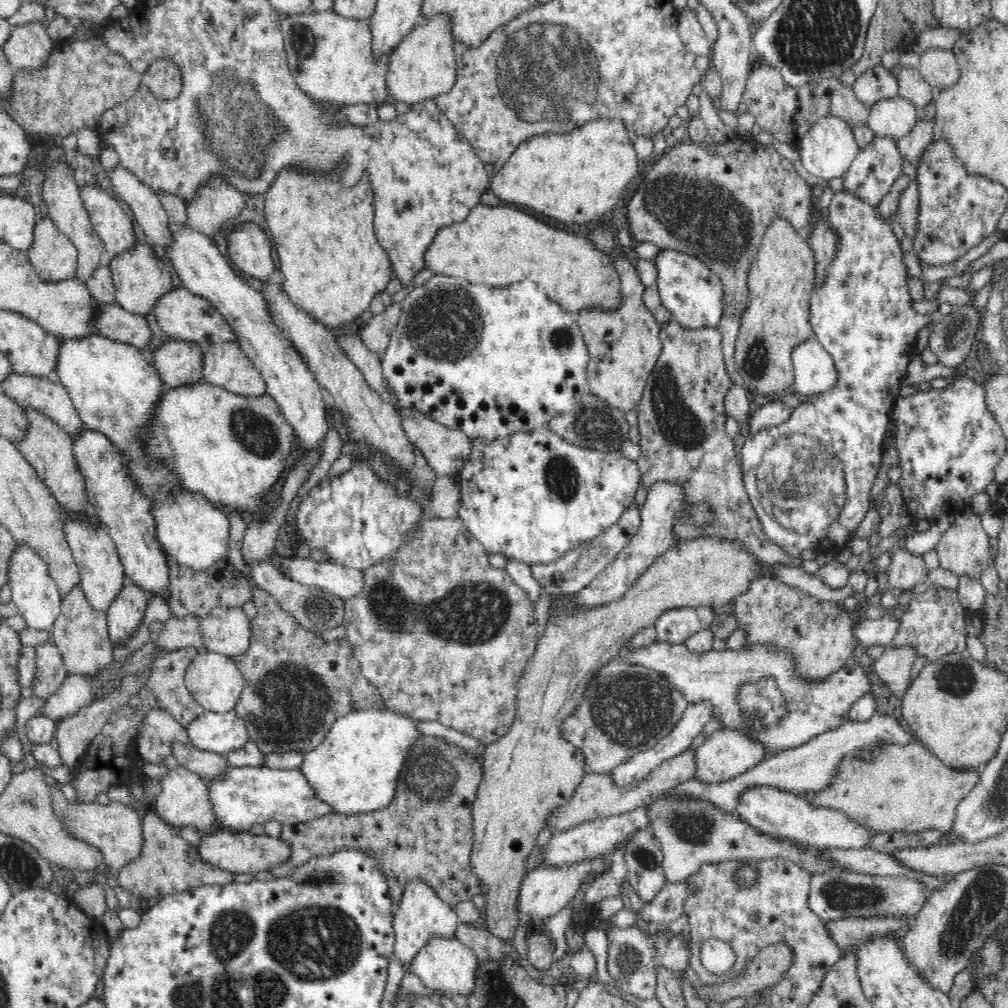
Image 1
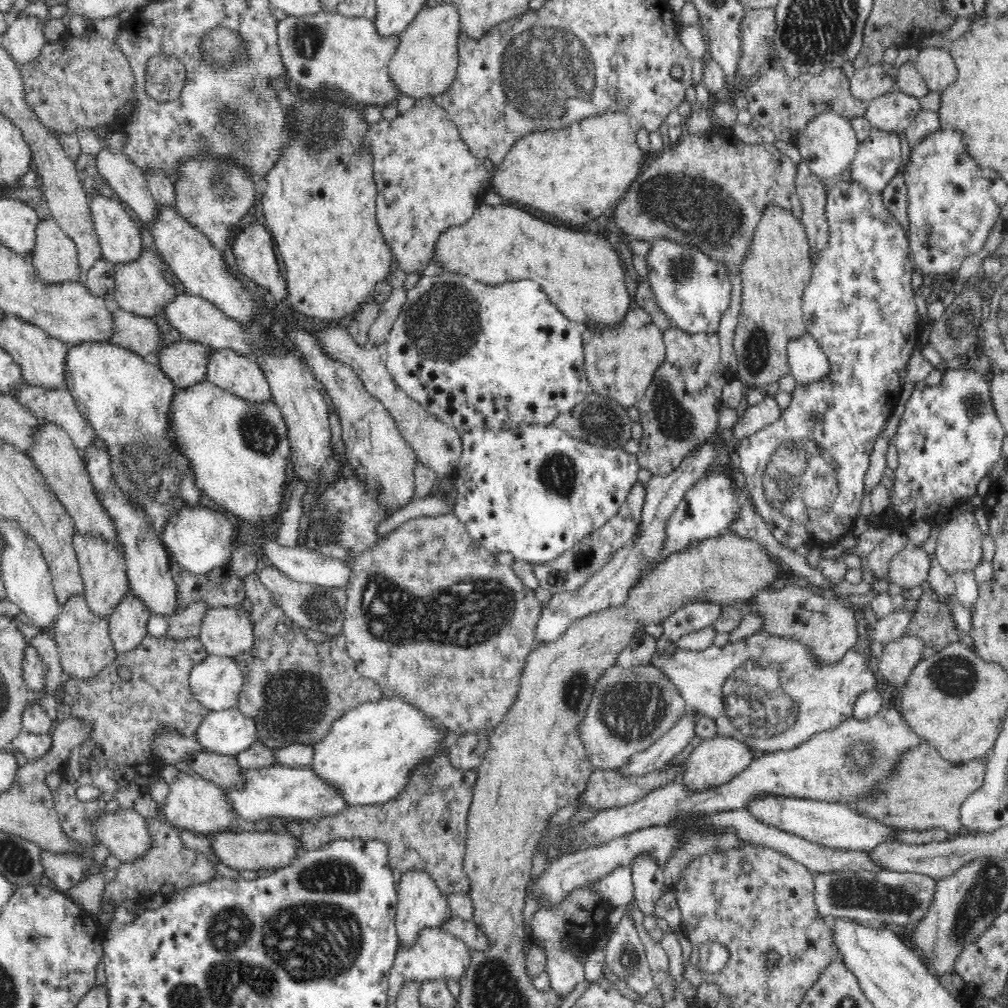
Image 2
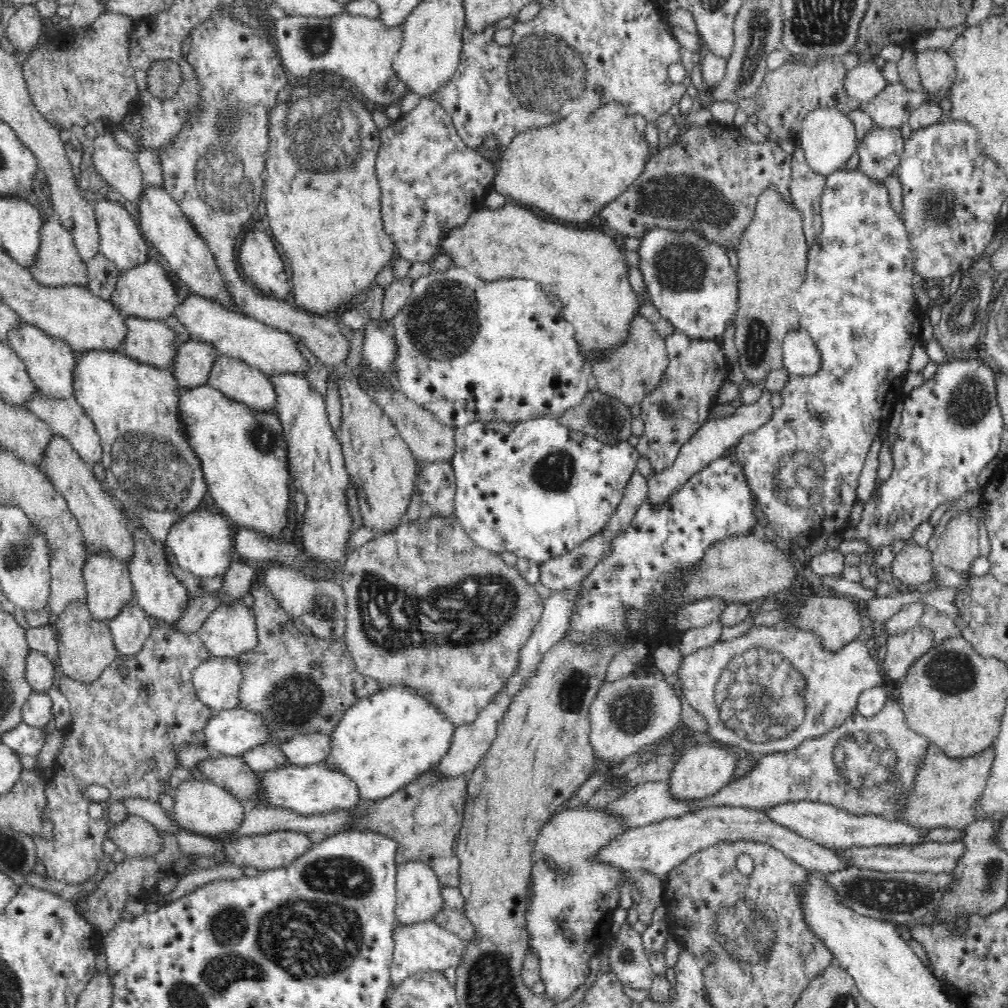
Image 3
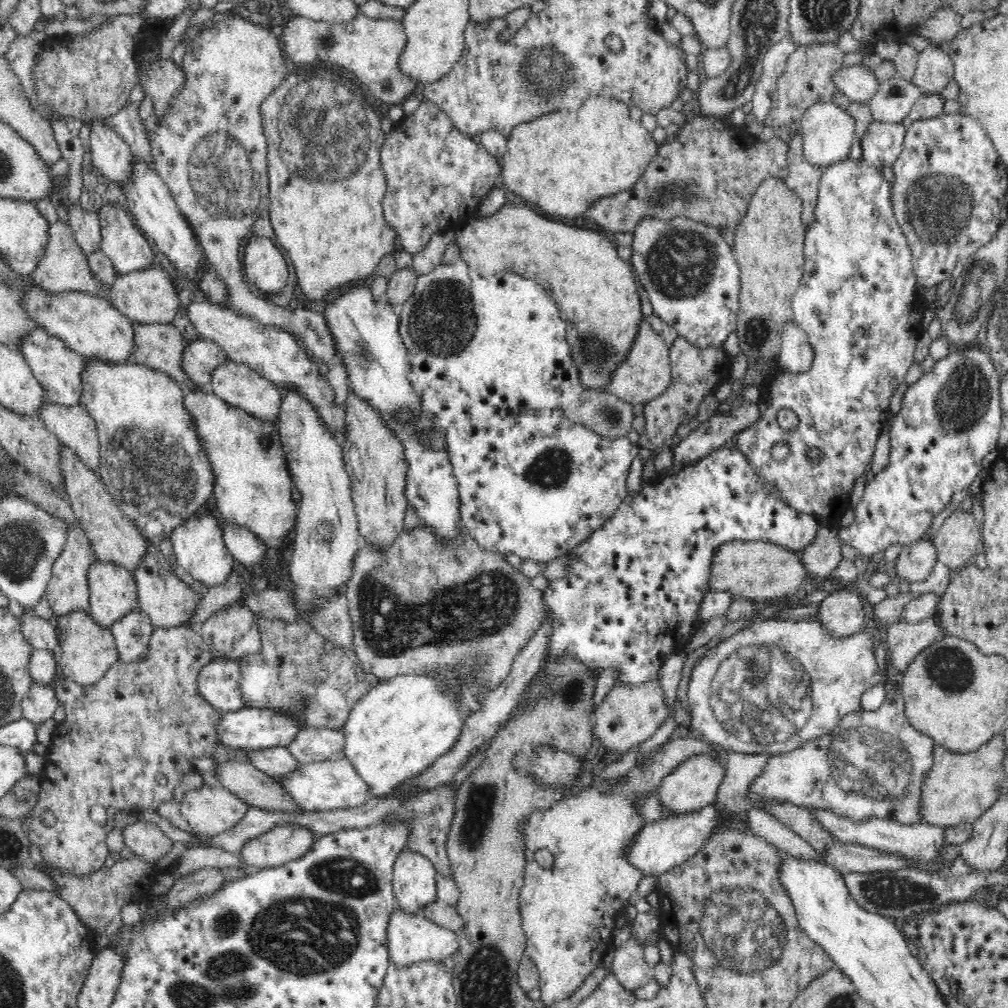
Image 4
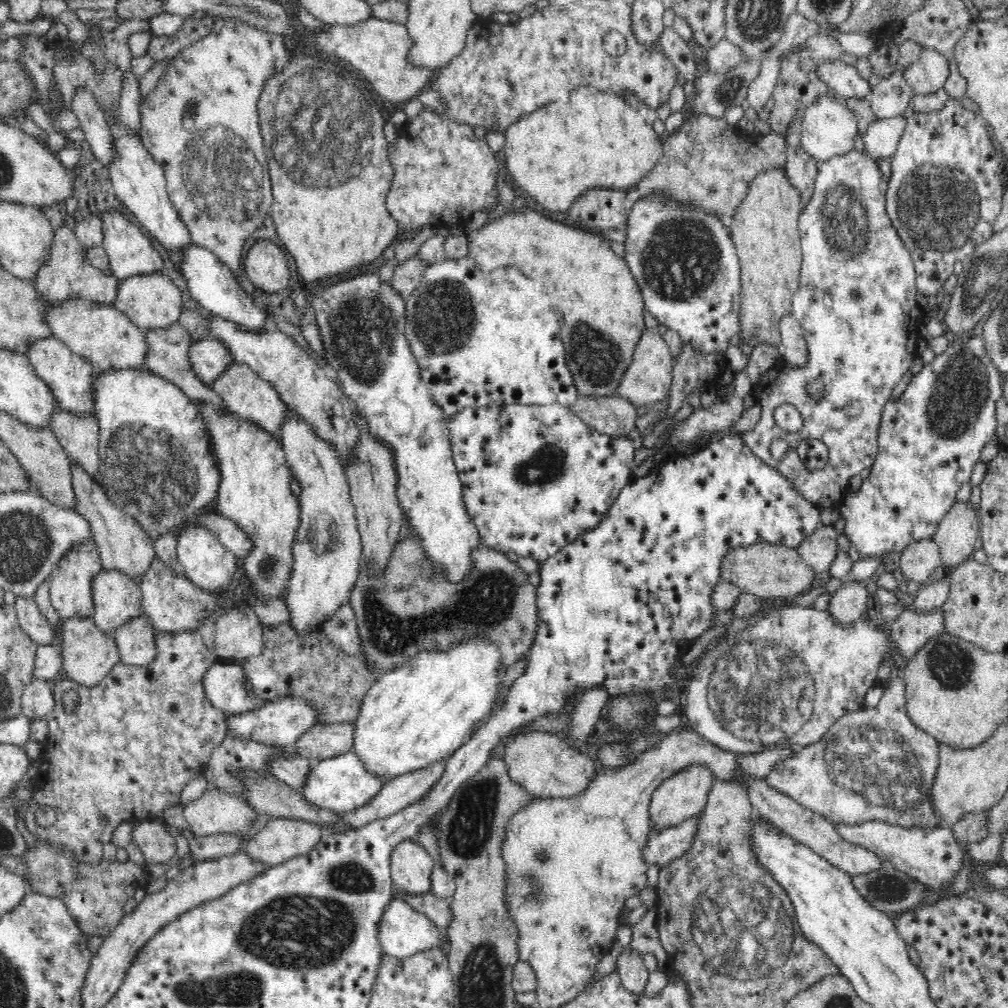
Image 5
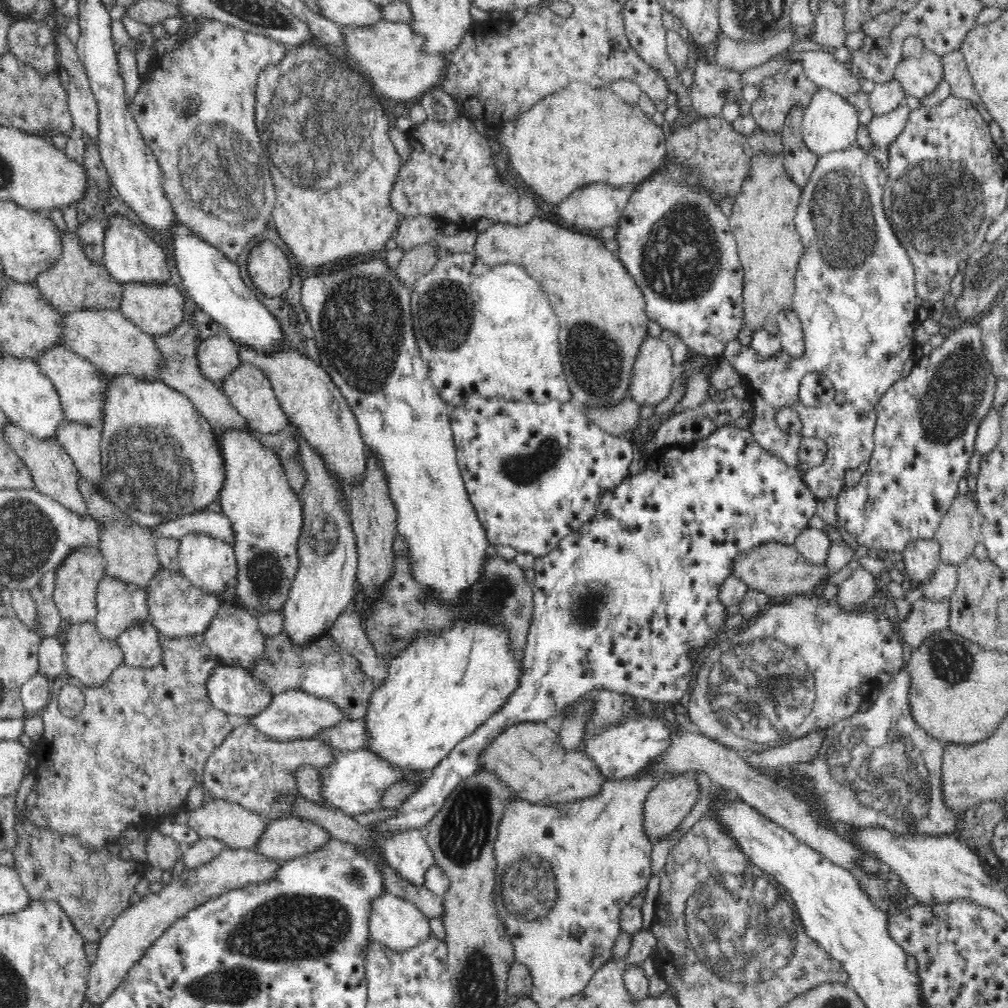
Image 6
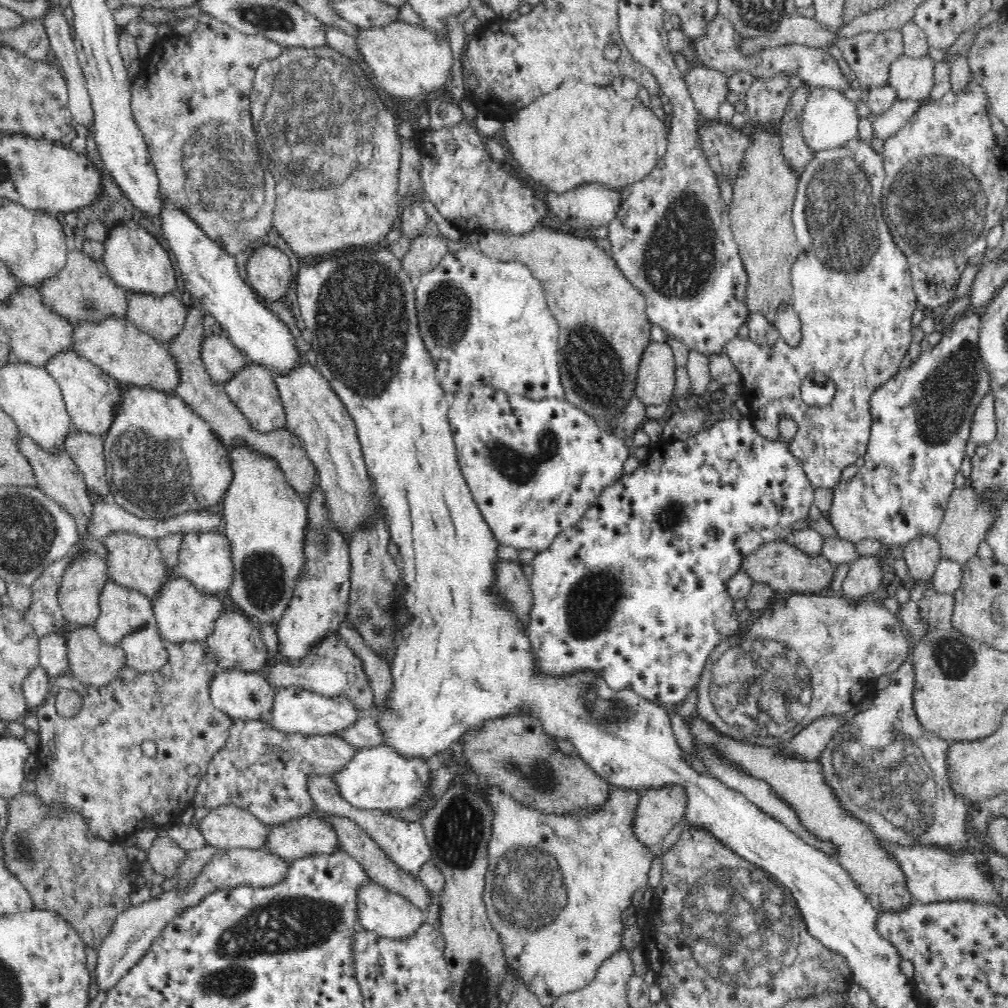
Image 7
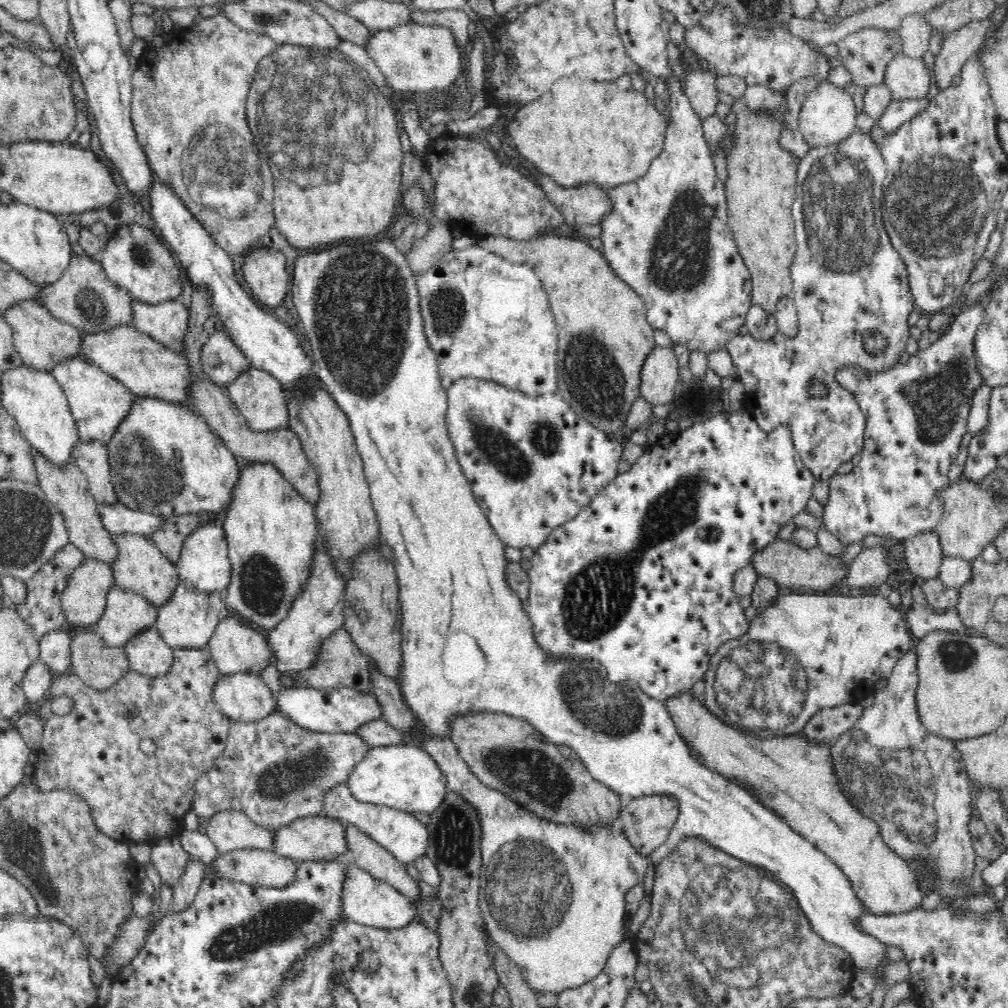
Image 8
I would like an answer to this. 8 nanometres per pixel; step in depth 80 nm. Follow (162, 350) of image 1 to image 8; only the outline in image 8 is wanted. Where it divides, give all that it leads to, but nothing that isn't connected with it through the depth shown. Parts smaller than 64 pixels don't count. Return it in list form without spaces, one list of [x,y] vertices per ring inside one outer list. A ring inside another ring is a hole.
[[[214,332],[201,349],[201,365],[210,380],[226,387],[247,372],[250,361],[226,332]]]

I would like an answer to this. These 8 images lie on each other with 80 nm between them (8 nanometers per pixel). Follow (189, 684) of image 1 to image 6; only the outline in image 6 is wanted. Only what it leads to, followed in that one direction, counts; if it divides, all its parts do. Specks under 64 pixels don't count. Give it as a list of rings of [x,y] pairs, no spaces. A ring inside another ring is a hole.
[[[220,663],[212,670],[212,674],[207,680],[207,693],[215,709],[228,714],[238,714],[238,716],[254,717],[259,712],[268,708],[272,696],[271,691],[259,679],[252,677],[247,668],[239,665],[226,665]]]

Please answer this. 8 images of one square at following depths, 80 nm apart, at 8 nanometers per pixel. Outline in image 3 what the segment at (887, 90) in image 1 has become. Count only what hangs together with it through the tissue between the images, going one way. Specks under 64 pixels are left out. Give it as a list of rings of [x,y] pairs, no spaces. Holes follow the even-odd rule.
[[[875,61],[849,63],[844,82],[845,92],[850,98],[861,102],[862,107],[878,96],[887,84]]]

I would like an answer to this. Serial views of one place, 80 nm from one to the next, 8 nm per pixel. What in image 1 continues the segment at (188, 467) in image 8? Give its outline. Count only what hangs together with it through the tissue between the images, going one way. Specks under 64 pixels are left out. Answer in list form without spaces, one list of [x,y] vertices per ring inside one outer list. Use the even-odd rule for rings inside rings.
[[[102,334],[60,340],[54,377],[65,387],[84,426],[105,434],[112,446],[124,455],[132,481],[151,499],[153,506],[168,494],[178,493],[182,488],[172,485],[174,475],[162,463],[147,460],[138,442],[138,434],[148,424],[154,404],[168,390],[156,367],[144,359],[140,349]]]

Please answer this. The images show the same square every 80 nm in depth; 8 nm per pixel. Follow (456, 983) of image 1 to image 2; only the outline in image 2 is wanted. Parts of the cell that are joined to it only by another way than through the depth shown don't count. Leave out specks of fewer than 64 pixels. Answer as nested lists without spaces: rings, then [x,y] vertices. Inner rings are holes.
[[[426,927],[411,947],[404,947],[402,944],[398,947],[397,957],[389,974],[389,1006],[394,1006],[400,984],[407,980],[430,982],[433,979],[444,979],[446,983],[453,980],[459,984],[465,970],[469,967],[469,961],[470,948],[466,943],[461,942],[445,929],[437,930],[435,927]]]

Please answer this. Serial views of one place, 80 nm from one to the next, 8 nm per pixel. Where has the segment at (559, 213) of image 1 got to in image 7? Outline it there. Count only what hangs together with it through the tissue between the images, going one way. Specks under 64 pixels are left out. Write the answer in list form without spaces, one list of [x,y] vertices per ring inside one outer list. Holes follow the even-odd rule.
[[[576,77],[576,84],[574,84],[574,88],[570,88],[570,92],[568,92],[566,86],[560,86],[560,88],[556,88],[538,97],[534,102],[531,102],[525,107],[524,110],[517,111],[515,115],[503,120],[502,130],[506,144],[508,144],[508,148],[510,148],[514,161],[517,162],[518,166],[528,174],[536,184],[545,186],[548,191],[554,191],[556,194],[584,185],[584,182],[601,183],[612,190],[618,190],[621,186],[626,186],[643,179],[656,166],[656,163],[664,156],[667,150],[667,123],[656,118],[651,112],[652,110],[647,110],[642,105],[638,96],[632,99],[623,99],[614,93],[611,85],[584,86],[584,84],[582,84],[582,78]]]

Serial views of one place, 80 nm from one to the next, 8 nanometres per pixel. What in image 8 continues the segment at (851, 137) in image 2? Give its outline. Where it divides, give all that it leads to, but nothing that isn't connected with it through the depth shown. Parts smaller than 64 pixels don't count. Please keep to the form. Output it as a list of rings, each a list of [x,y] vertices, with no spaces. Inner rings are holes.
[[[820,83],[808,94],[799,114],[799,129],[805,141],[811,147],[825,147],[837,144],[857,129],[856,108],[852,97],[845,88],[836,87],[834,83]]]

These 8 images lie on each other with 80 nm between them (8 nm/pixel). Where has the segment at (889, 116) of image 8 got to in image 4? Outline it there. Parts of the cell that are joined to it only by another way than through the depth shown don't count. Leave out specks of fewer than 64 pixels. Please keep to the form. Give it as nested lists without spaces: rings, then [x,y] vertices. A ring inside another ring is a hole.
[[[873,121],[868,130],[860,138],[863,160],[876,166],[880,173],[884,169],[892,167],[903,149],[905,131],[902,123]]]

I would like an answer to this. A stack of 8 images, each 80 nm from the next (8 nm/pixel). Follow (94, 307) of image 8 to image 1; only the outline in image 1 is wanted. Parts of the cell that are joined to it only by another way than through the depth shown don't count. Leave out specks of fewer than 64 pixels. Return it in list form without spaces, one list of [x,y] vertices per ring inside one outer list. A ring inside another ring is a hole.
[[[49,216],[36,222],[34,240],[27,255],[44,281],[63,281],[74,277],[76,247],[58,230]]]

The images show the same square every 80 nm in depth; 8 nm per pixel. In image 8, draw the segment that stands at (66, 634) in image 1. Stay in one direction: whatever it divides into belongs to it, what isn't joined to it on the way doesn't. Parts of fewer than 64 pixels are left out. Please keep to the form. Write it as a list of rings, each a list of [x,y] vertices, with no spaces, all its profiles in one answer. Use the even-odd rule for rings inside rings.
[[[77,628],[71,638],[71,672],[89,687],[108,689],[129,668],[123,647],[110,647],[91,629]]]

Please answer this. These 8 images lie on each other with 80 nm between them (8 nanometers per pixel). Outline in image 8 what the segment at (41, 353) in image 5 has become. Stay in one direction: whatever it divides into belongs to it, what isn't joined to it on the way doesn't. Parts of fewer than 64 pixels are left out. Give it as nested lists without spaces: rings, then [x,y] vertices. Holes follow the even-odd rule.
[[[75,357],[61,361],[50,370],[67,398],[72,415],[74,415],[79,438],[85,441],[100,441],[105,445],[112,434],[127,416],[135,402],[135,395],[128,391],[122,383],[103,372],[95,364],[84,357]]]

